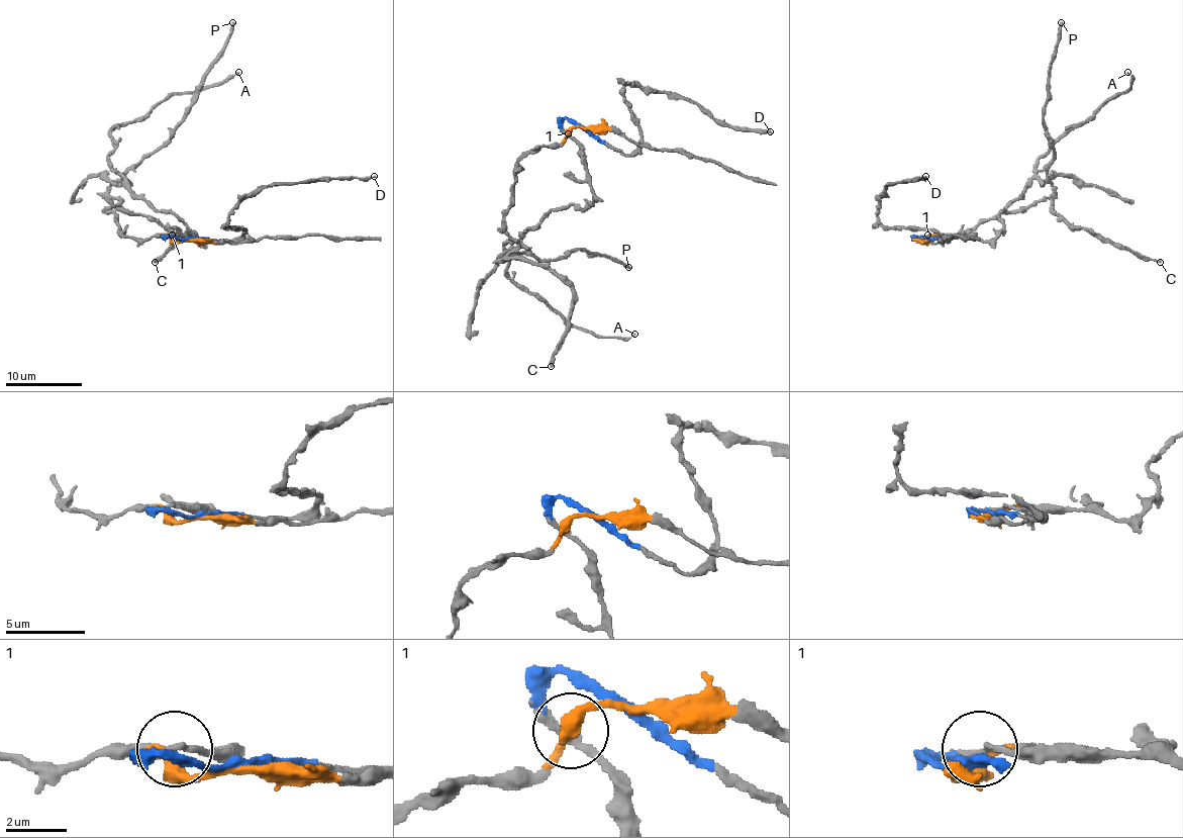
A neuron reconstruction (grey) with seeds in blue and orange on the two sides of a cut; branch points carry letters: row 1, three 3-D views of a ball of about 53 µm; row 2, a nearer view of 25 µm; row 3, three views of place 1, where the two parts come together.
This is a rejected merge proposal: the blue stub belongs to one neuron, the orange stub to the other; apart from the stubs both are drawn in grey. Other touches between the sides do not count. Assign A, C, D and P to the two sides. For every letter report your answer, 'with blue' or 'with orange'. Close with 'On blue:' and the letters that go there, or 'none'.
A: with blue
C: with orange
D: with blue
P: with orange
On blue: A, D

